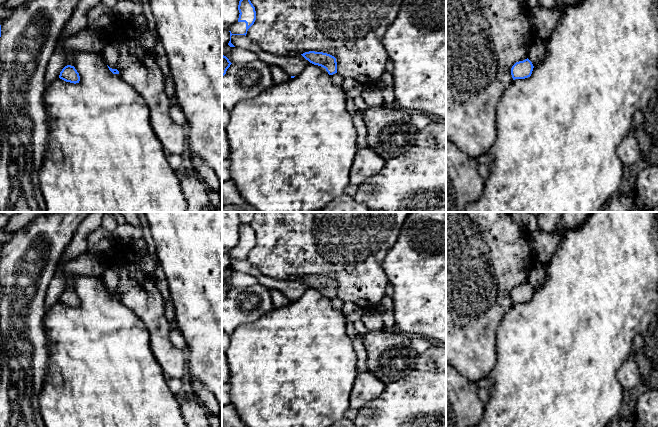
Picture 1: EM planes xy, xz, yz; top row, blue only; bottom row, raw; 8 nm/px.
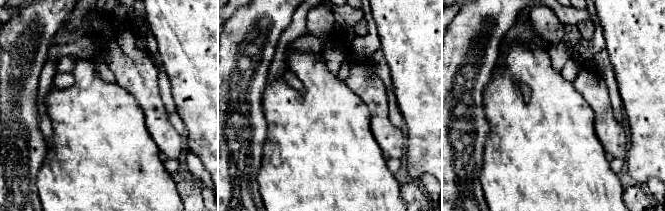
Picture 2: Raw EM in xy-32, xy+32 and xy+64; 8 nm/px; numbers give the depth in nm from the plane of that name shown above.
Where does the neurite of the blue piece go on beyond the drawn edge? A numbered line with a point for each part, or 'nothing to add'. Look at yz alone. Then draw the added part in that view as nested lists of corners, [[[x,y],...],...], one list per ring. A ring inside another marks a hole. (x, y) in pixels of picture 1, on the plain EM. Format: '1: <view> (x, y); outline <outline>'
nothing to add

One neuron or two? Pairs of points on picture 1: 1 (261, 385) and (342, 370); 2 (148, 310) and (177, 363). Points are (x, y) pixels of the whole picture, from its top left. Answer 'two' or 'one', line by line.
1: one
2: one

